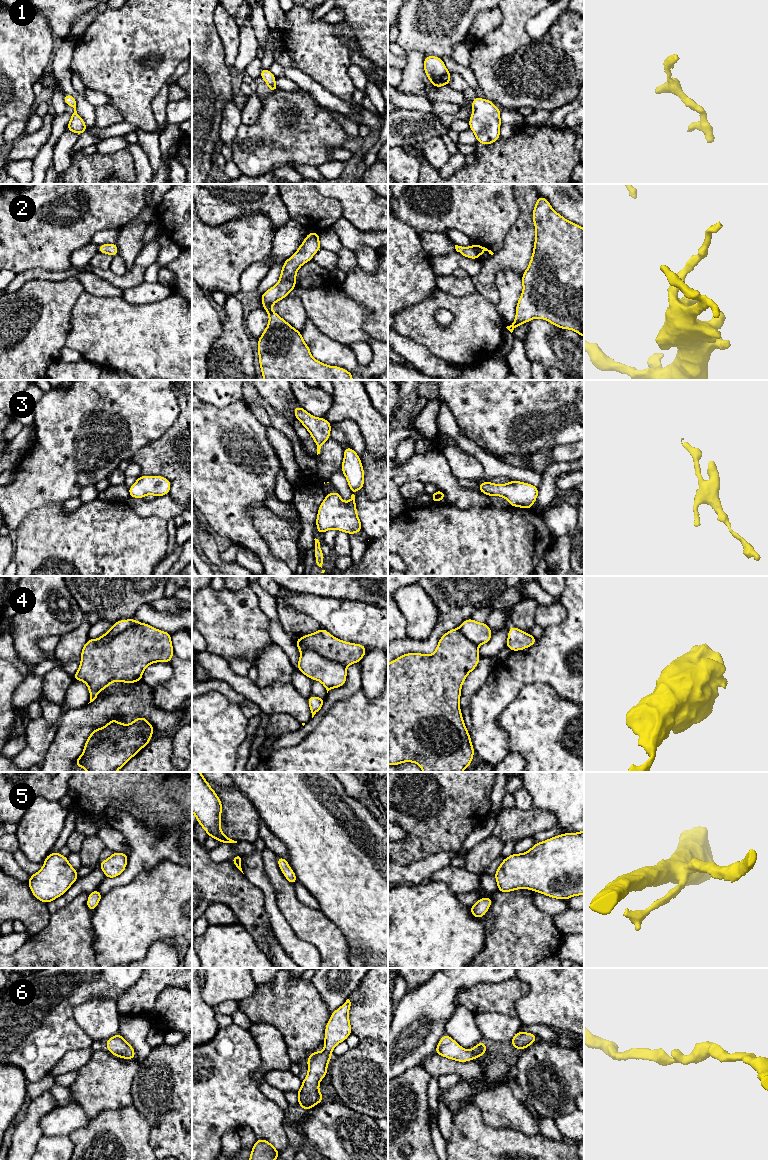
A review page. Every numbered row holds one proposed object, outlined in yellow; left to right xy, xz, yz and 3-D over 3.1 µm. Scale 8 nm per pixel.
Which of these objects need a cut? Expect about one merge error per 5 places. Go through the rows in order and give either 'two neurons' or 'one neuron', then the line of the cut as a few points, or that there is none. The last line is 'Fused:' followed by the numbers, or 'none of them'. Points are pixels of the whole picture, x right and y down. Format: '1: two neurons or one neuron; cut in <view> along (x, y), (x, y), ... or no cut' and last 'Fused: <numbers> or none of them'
1: one neuron; no cut
2: one neuron; no cut
3: one neuron; no cut
4: two neurons; cut in xy along (138, 622), (110, 637), (105, 642), (97, 643)
5: one neuron; no cut
6: one neuron; no cut
Fused: 4

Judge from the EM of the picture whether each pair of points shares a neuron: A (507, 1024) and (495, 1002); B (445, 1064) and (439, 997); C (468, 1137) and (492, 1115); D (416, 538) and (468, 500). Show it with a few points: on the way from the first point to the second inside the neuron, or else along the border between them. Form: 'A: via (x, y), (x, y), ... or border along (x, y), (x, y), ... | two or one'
A: border along (478, 1014), (499, 1012), (516, 1017) | two
B: border along (434, 1051), (420, 1064) | two
C: border along (472, 1104), (488, 1124), (507, 1127) | two
D: border along (447, 502), (458, 508), (480, 507) | two

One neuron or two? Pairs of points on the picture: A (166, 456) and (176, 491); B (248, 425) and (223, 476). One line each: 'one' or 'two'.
A: one
B: one

